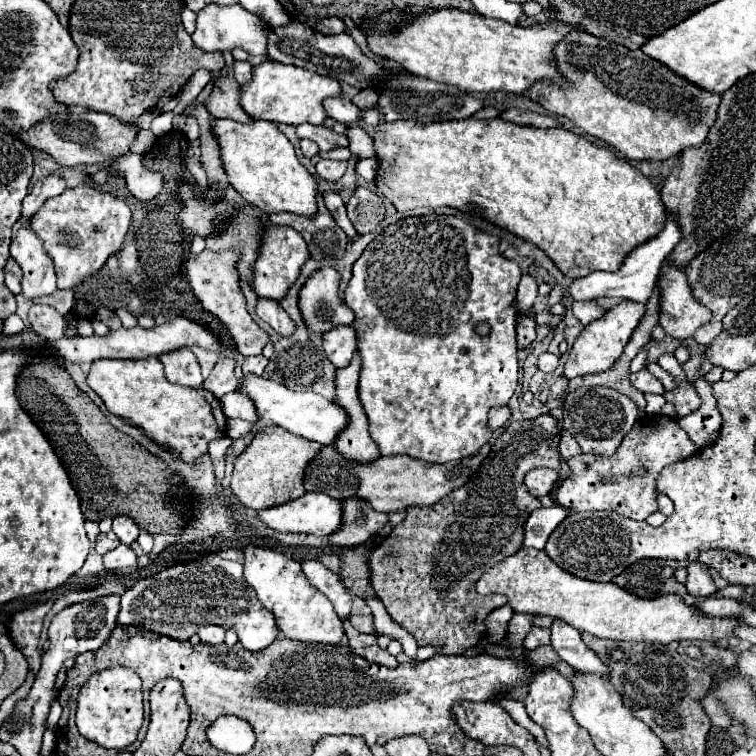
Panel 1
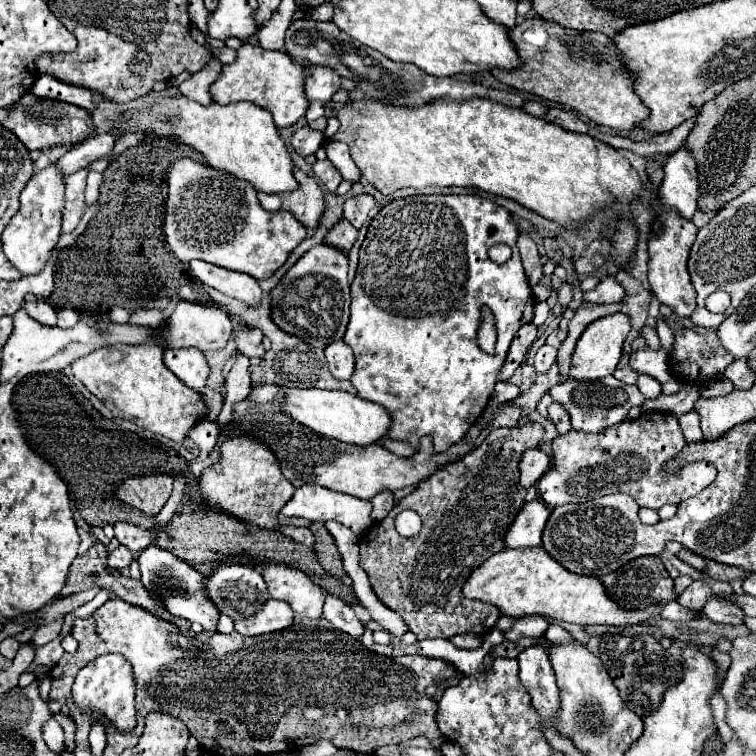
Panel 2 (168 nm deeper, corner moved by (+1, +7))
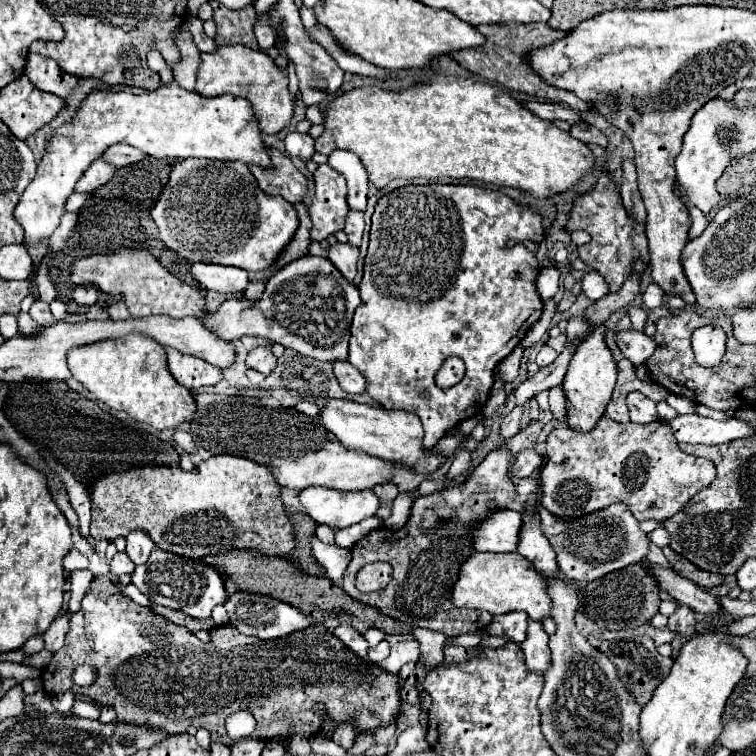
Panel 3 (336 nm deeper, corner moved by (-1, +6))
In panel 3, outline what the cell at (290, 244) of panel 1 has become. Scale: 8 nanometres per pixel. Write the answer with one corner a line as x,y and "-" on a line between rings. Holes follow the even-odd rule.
185,159
179,161
171,177
159,195
155,209
151,209
151,217
159,227
161,241
189,263
203,261
203,263
219,263
219,265
233,265
245,271
263,271
273,265
273,261
281,255
287,243
293,239
299,219
297,211
289,201
283,197
271,197
263,193
251,175
249,167
241,161
211,161
211,159

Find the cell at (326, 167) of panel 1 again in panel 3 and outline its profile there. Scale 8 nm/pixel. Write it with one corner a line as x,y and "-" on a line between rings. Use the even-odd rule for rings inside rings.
319,165
313,173
315,177
315,197
309,207
309,215
313,221
311,241
325,241
345,227
345,217
349,213
347,207
347,181
345,177
331,169
331,165

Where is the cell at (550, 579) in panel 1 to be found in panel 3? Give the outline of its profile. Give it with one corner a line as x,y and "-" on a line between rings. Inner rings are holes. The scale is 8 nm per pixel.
471,553
471,557
459,569
451,601
455,607
485,609
491,615
525,611
535,621
543,621
551,611
547,583
519,553

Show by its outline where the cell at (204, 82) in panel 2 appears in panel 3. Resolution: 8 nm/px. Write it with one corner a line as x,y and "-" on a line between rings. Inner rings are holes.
177,29
175,31
175,45
179,47
181,59
179,59
179,63
175,63
171,67
173,77
181,87
191,91
195,87
195,77
197,77
195,73
199,69
199,49
193,43
193,37
187,29

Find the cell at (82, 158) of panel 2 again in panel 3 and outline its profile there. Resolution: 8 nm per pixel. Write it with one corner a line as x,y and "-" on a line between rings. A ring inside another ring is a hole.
113,145
111,149
107,149
103,153
103,159
113,163
115,167
125,167
125,165
133,165
143,161
145,157
149,157
147,153
143,153
141,149
135,149
131,145

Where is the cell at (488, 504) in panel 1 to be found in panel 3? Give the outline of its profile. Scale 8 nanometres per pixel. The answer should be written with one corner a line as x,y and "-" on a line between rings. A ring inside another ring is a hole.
505,447
489,453
485,461
475,469
475,473
467,479
467,483
455,487
455,489
443,489
433,495
417,497
411,509
411,519
403,529
375,529
367,537
363,537
355,547
351,549
351,563
347,565
343,573
343,591
381,613
409,623
413,627
425,627
431,631
441,631
449,637
457,637
469,631
481,631
491,619
485,619
481,611
473,609
459,609
451,603
451,591
453,583
457,579
461,563
473,553
471,549
471,531
475,529
477,521
481,517
487,517
489,513
497,509
505,509
511,501
515,501
517,493
513,489
513,483
507,475
509,465
509,451
-
425,509
435,509
441,517
451,519
449,525
441,529
433,529
427,533
421,533
421,519
-
383,561
393,567
393,579
391,583
379,591
379,593
361,593
355,587
355,575
357,571
367,565

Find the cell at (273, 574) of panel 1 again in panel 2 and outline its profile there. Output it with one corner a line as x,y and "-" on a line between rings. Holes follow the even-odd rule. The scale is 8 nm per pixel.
269,562
263,564
261,576
273,598
287,602
293,612
305,618
321,618
325,592
321,586
313,584
313,580
309,580
301,568

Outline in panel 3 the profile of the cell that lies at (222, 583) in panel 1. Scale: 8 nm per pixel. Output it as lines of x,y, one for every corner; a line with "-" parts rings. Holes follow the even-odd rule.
235,593
225,601
225,609
229,613
231,623
245,635
253,635
259,637
263,641
269,639
279,639
279,637
287,637
299,629
305,629
309,625
313,625
313,619
303,615
299,609
293,609
287,603
281,603
277,599
265,597
265,595
255,595
255,593

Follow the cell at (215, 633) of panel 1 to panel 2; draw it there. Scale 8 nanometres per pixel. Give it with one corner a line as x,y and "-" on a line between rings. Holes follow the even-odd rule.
151,544
149,548
145,548
145,552
141,552
137,560
139,560
139,568
141,568
141,582
143,582
143,586
149,592
161,596
167,612
171,612
173,616
185,618
189,622
197,622
197,624
203,626
203,630
209,630
209,632
215,632
217,630
219,612
205,598
203,576
197,570
193,570
187,562
179,560
171,552
159,548
157,544

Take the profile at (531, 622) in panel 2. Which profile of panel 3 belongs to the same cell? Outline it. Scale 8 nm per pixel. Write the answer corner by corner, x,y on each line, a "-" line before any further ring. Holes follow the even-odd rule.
515,611
515,613
507,613
507,615
495,615
491,625
487,627
487,631
491,635
505,635
515,643
521,643
525,639
527,633
527,613
523,611

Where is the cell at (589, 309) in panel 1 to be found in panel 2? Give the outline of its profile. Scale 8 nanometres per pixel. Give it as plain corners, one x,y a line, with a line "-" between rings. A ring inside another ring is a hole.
603,278
593,290
583,294
583,302
589,304
615,304
625,296
623,288
613,278

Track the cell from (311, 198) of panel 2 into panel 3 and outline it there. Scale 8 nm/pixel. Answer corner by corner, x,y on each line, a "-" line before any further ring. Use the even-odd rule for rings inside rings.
267,147
267,153
271,159
271,167
263,169
257,165
249,165
259,187
269,195
281,195
293,205
301,203
307,193
307,179
295,169
291,159
275,147

